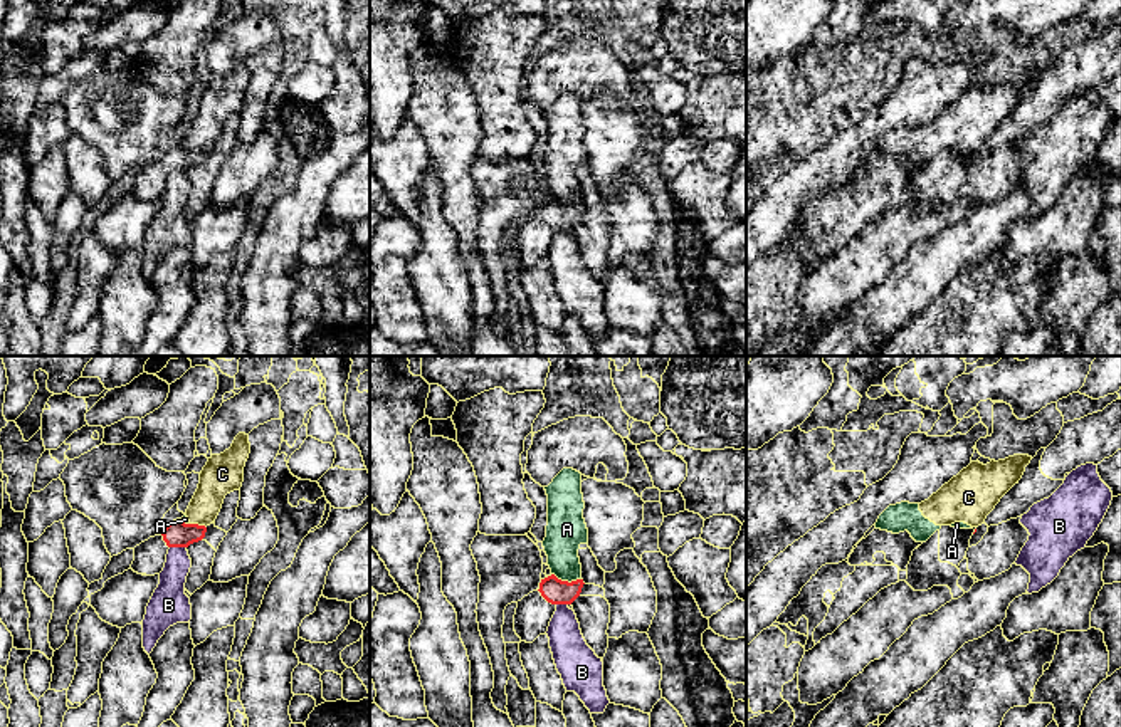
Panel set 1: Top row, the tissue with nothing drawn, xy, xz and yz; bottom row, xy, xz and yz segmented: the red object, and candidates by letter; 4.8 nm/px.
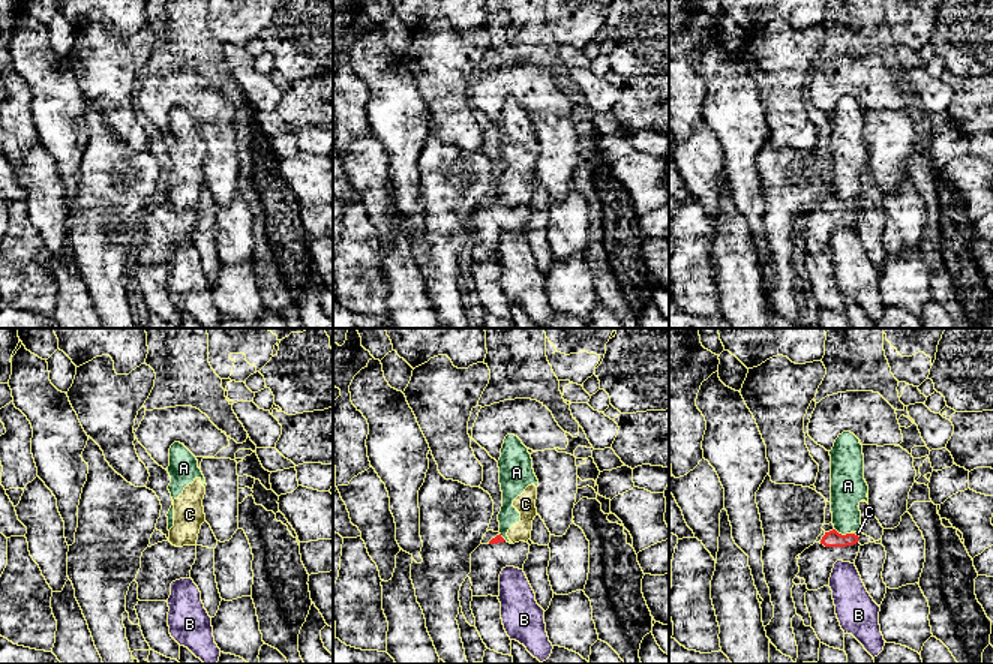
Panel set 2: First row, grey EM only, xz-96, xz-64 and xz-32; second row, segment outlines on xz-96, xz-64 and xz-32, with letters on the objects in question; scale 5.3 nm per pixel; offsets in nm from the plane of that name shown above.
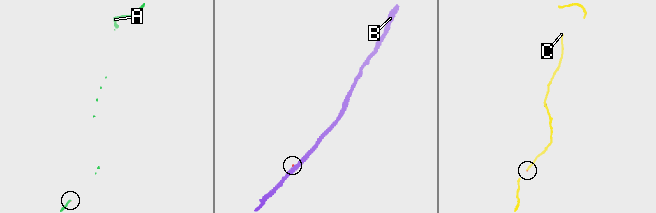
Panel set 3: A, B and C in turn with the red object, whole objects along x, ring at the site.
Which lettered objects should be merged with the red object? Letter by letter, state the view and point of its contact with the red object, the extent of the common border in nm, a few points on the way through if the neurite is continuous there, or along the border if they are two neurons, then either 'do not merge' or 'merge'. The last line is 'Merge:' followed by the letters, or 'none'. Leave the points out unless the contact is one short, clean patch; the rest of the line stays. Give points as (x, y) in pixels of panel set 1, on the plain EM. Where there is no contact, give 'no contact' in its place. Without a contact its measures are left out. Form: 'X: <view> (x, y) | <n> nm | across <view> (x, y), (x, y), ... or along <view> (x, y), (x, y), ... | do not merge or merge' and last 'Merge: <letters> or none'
A: xz (567, 205) | 150 nm | along xz (552, 197), (568, 205), (580, 203) | do not merge
B: xy (178, 170) | 80 nm | along xy (170, 170), (185, 172) | do not merge
C: xy (197, 148) | 80 nm | along xy (190, 146), (205, 151) | do not merge
Merge: none

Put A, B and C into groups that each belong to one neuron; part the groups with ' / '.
A C / B

